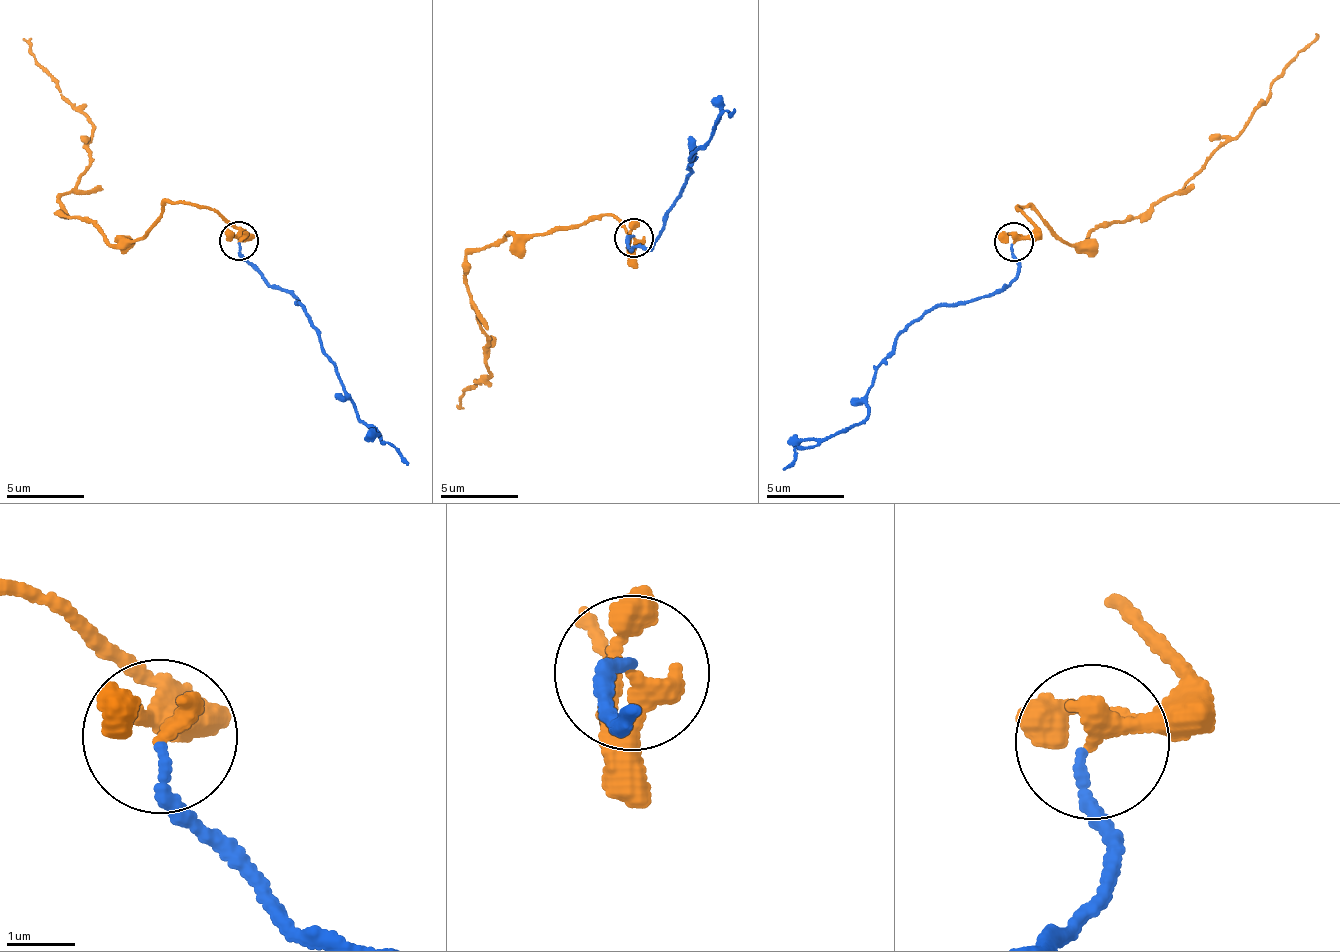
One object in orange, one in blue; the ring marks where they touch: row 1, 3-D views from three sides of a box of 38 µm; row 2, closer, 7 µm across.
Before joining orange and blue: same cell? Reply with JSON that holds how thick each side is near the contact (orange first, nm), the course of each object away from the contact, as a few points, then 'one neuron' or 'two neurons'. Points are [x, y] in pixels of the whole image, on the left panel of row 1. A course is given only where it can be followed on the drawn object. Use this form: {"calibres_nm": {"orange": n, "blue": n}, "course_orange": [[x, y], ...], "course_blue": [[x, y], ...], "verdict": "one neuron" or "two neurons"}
{"calibres_nm": {"orange": 320, "blue": 150}, "course_orange": [[238, 240], [211, 209], [181, 201], [164, 201], [141, 239], [113, 240], [60, 215], [93, 132], [24, 39]], "course_blue": [[236, 243], [271, 286], [291, 289], [302, 301], [337, 368], [345, 399], [360, 418], [376, 424], [408, 464]], "verdict": "one neuron"}

